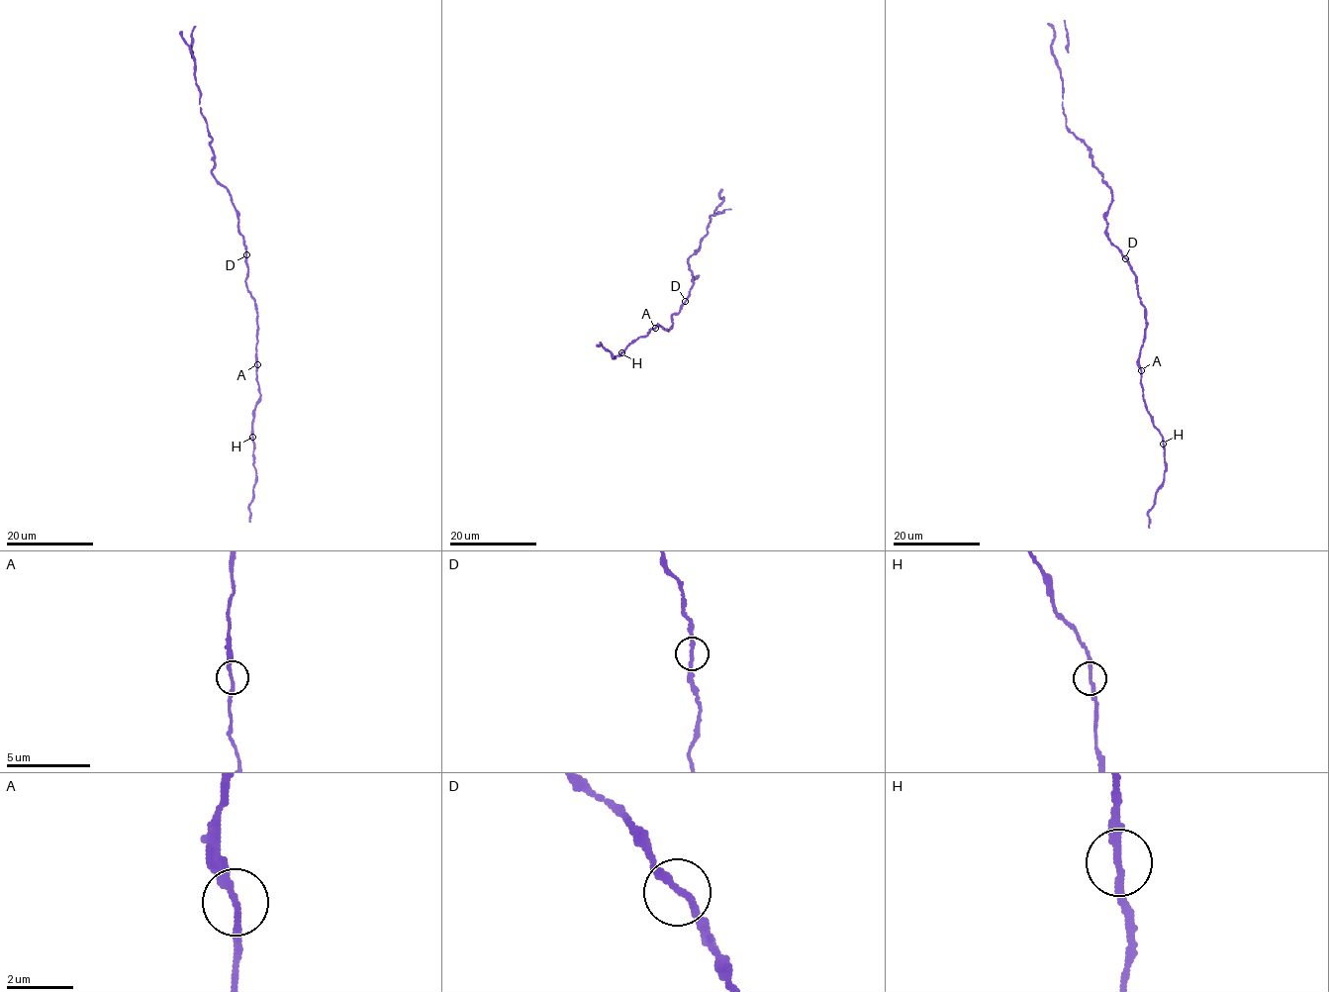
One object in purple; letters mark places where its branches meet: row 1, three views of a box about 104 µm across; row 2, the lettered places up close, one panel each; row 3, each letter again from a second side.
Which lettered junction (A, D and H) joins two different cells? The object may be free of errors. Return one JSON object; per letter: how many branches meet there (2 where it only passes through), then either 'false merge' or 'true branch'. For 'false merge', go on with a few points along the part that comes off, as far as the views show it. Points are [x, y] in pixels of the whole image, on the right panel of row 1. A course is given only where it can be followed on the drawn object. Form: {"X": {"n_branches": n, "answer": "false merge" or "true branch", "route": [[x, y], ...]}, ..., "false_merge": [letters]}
{"A": {"n_branches": 2, "answer": "true branch"}, "D": {"n_branches": 2, "answer": "true branch"}, "H": {"n_branches": 2, "answer": "true branch"}, "false_merge": []}

